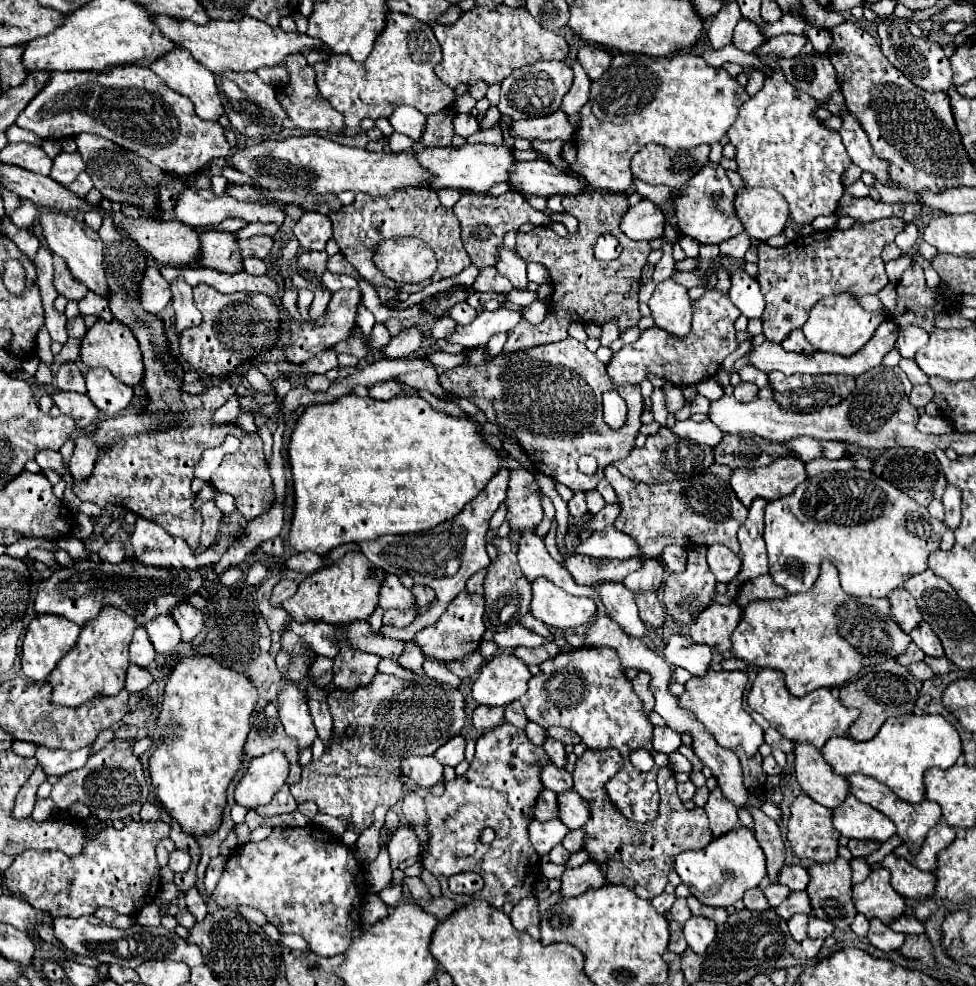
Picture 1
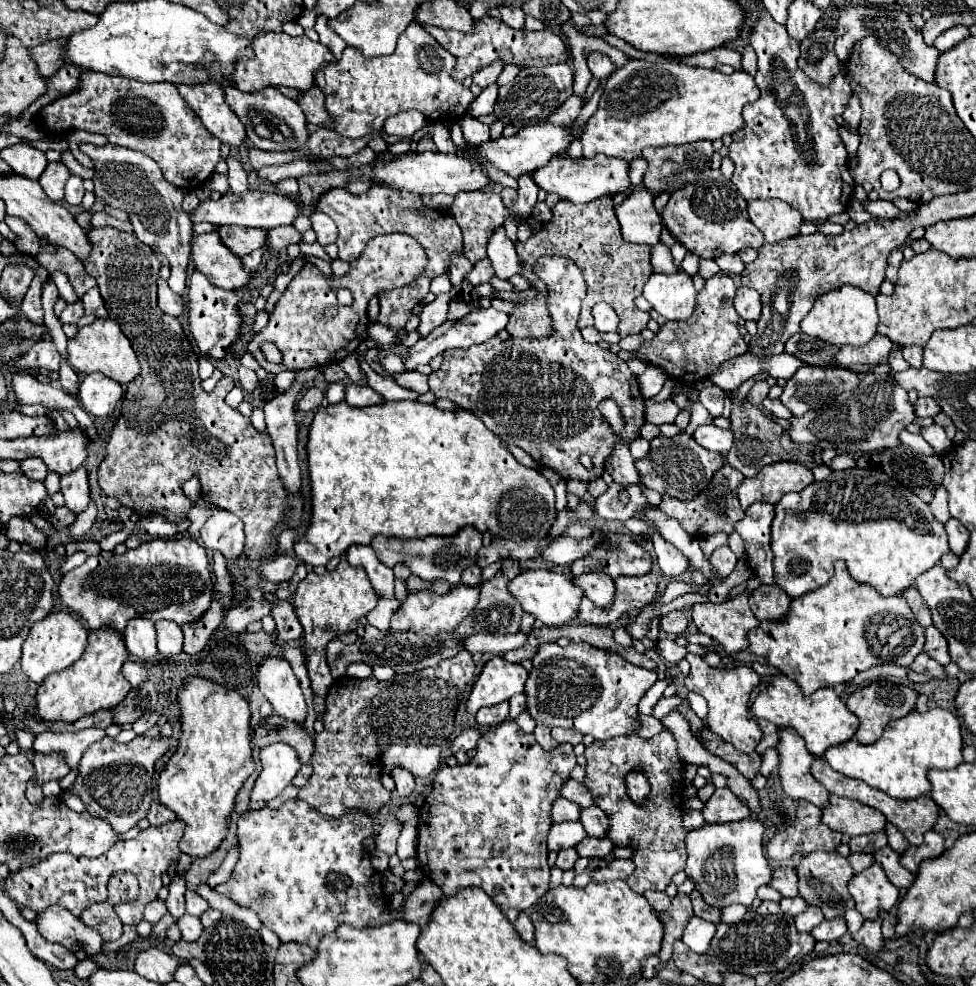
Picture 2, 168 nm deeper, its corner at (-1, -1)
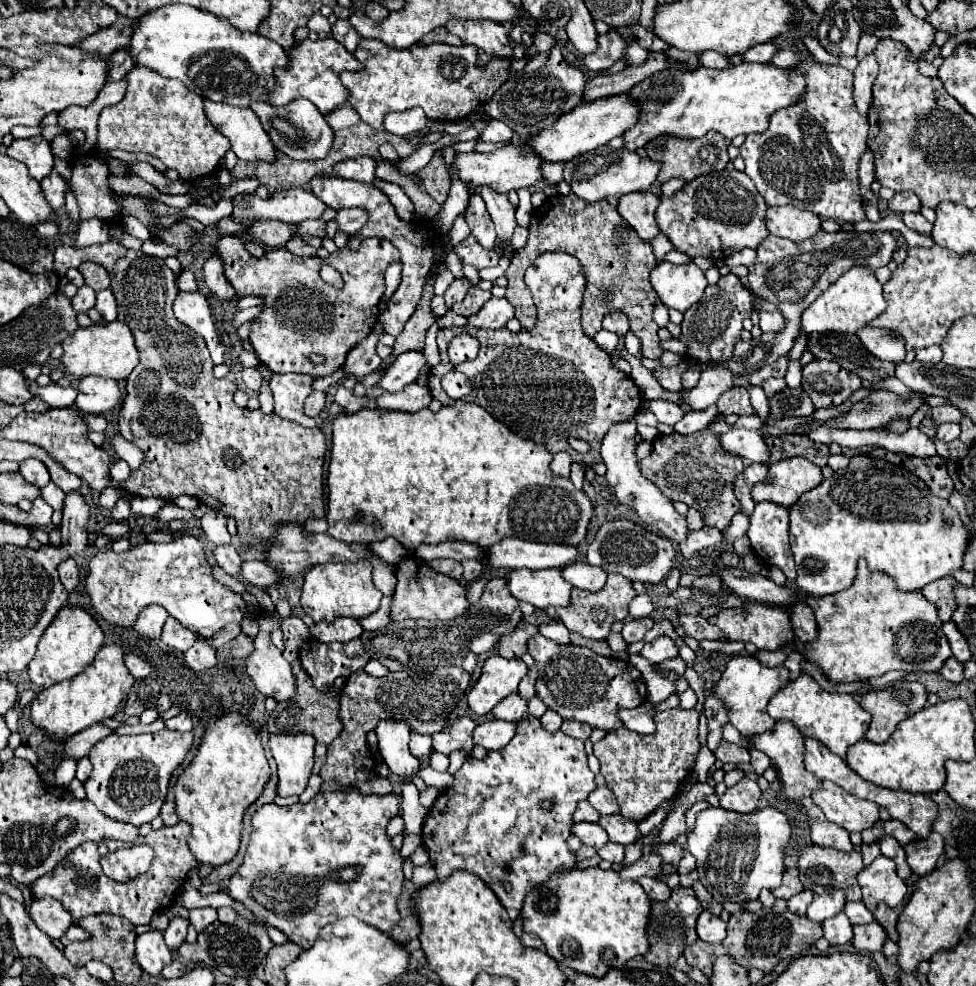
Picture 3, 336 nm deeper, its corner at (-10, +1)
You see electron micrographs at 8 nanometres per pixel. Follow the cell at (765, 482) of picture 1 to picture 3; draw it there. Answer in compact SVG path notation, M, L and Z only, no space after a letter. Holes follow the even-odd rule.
M802 457L784 459L770 465L768 479L752 487L752 497L756 503L772 501L776 505L790 507L802 493L818 487L822 479L822 471L814 463Z

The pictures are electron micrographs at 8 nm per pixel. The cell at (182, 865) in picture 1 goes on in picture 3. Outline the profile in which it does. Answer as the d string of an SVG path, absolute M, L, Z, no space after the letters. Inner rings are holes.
M174 917L168 925L168 929L164 931L164 939L166 939L166 945L170 949L178 949L184 941L186 941L186 927L188 927L188 921L186 919L180 919L180 917Z

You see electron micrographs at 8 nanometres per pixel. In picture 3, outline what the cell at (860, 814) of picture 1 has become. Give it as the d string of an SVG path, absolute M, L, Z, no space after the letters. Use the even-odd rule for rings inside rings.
M822 781L820 789L812 791L812 801L824 811L826 819L846 831L864 831L878 821L878 805L856 799L832 781Z

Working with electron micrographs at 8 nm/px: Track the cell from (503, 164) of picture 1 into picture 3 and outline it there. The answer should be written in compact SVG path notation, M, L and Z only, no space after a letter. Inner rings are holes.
M626 93L612 95L610 99L596 99L586 105L582 103L574 111L562 115L562 119L558 119L550 129L534 135L528 141L528 147L532 147L540 157L544 157L550 163L570 161L586 151L606 145L614 137L622 137L624 131L628 131L634 123L638 123L638 115L640 107Z

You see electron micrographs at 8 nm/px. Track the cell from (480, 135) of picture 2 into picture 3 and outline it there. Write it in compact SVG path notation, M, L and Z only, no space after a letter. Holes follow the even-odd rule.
M490 119L490 121L486 123L486 129L480 133L480 137L482 137L482 141L502 143L502 141L512 141L512 139L514 139L514 133L512 133L512 129L510 129L506 123Z

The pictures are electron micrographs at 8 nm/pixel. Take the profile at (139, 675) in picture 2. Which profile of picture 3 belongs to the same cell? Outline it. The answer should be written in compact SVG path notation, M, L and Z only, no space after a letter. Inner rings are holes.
M128 653L128 655L124 657L124 663L126 663L126 667L128 667L128 671L130 671L130 675L132 675L134 679L144 679L144 677L148 677L148 673L150 673L148 661L144 661L142 657L138 657L138 655L134 655L134 653Z

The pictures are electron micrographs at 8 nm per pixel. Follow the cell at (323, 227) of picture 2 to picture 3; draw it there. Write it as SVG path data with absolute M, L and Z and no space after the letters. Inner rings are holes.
M354 207L354 209L340 209L338 215L336 215L336 221L338 221L338 229L348 233L348 235L356 235L364 225L366 225L366 211Z

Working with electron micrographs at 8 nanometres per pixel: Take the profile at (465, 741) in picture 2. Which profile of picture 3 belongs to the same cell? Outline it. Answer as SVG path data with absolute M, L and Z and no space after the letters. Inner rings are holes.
M484 721L474 729L474 743L482 745L486 749L502 749L508 745L508 741L514 737L516 723L508 721Z

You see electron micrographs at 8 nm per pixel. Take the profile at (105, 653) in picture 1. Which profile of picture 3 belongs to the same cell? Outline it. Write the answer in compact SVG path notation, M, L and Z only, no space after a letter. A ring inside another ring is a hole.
M104 645L98 651L98 657L94 663L80 675L56 683L48 689L42 689L36 699L30 703L30 719L32 725L42 729L50 741L64 743L68 737L84 731L86 727L100 723L108 717L114 717L122 705L124 697L128 695L130 687L134 683L134 677L128 673L124 665L124 651L120 645Z

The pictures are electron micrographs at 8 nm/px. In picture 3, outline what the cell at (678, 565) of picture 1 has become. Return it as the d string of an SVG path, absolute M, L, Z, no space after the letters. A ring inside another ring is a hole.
M704 526L698 531L690 531L688 539L682 541L680 547L680 553L686 561L692 559L694 553L702 551L702 549L708 549L708 547L713 547L722 541L722 533L714 527Z

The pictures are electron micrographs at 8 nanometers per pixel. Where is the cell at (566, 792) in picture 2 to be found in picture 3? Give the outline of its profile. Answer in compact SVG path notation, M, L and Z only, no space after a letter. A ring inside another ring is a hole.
M596 787L596 791L590 793L588 801L590 801L590 805L596 811L600 811L600 815L614 815L614 813L618 813L616 797L614 797L614 793L608 787Z

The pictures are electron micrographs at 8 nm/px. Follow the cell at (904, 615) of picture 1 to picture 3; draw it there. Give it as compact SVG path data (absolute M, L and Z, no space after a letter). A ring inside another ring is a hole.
M942 577L942 579L934 581L934 583L928 583L922 589L926 599L930 599L938 607L938 617L940 617L942 623L952 621L952 613L954 613L954 607L956 607L954 587L956 587L954 577Z

